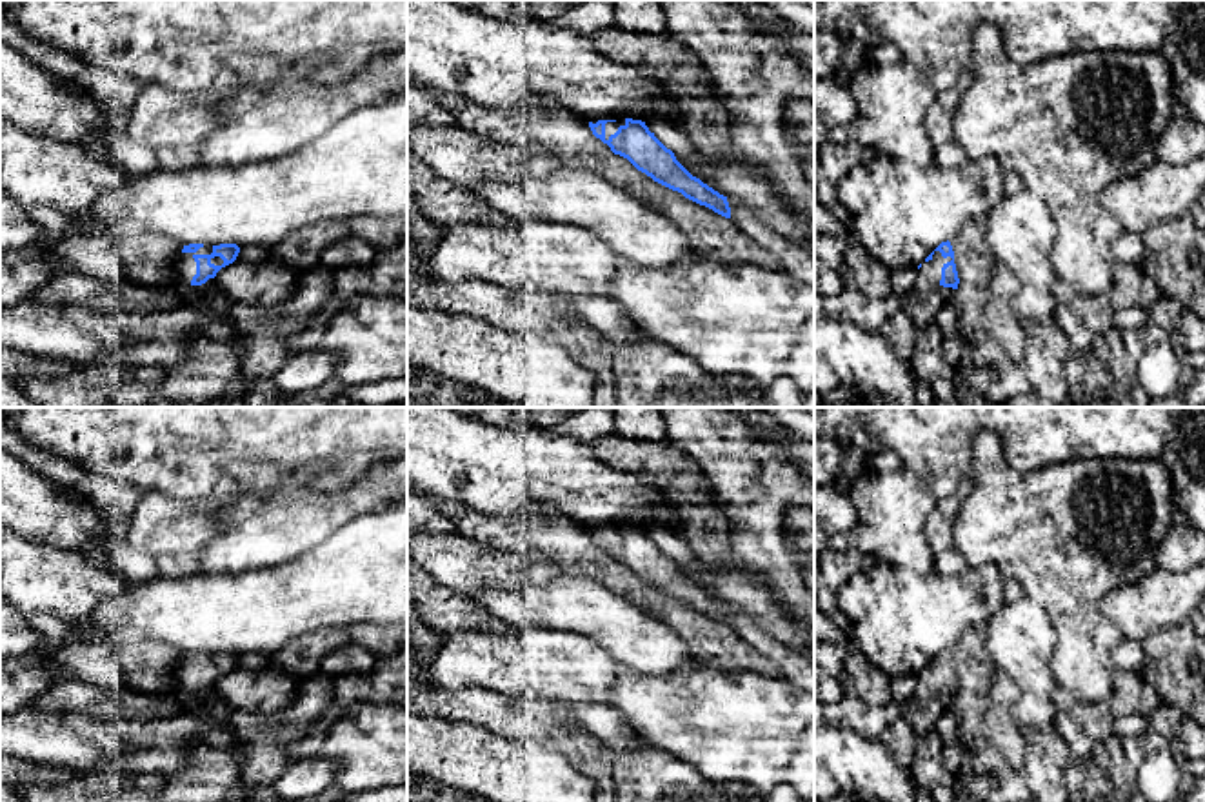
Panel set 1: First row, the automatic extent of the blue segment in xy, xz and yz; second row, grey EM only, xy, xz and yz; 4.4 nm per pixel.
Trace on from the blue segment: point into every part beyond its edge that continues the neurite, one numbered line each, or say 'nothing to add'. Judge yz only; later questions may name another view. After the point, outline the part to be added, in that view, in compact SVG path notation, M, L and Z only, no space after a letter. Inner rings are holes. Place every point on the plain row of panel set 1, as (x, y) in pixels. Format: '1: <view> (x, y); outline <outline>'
1: yz (926, 704); outline M934 658L929 669L923 669L918 677L918 686L912 697L903 704L903 718L912 731L920 737L932 731L936 718L949 707L952 695L943 695L941 675L952 666L943 666L940 658Z

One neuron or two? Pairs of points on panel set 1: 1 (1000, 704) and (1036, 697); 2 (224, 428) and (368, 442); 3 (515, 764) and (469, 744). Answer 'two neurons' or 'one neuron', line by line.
1: two neurons
2: one neuron
3: one neuron

